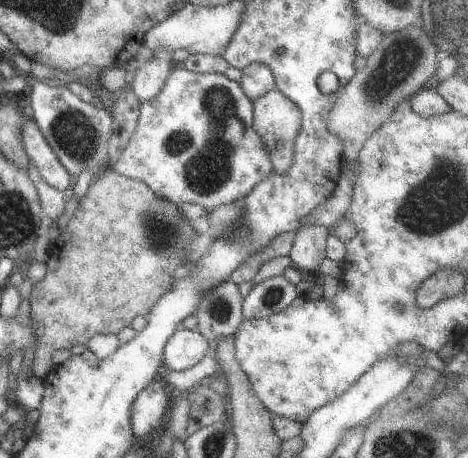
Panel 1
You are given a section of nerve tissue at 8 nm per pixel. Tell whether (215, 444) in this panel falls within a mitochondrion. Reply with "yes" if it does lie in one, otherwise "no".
yes

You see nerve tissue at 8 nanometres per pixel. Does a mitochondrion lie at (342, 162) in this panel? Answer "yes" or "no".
no

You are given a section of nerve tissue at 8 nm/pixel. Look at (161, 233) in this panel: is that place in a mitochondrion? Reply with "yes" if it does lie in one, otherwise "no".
yes

